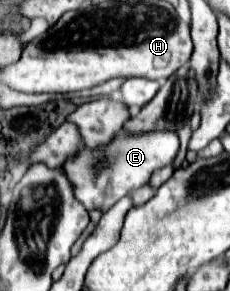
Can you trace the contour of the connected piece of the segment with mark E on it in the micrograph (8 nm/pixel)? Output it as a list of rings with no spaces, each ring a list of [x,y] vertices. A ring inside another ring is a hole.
[[[121,130],[105,146],[89,148],[87,144],[81,144],[77,148],[77,154],[73,154],[73,158],[67,158],[61,168],[73,186],[75,198],[85,206],[85,210],[101,210],[105,214],[119,198],[123,198],[131,190],[145,186],[155,170],[171,164],[177,150],[179,138],[175,132],[155,130],[145,134],[127,134]]]

